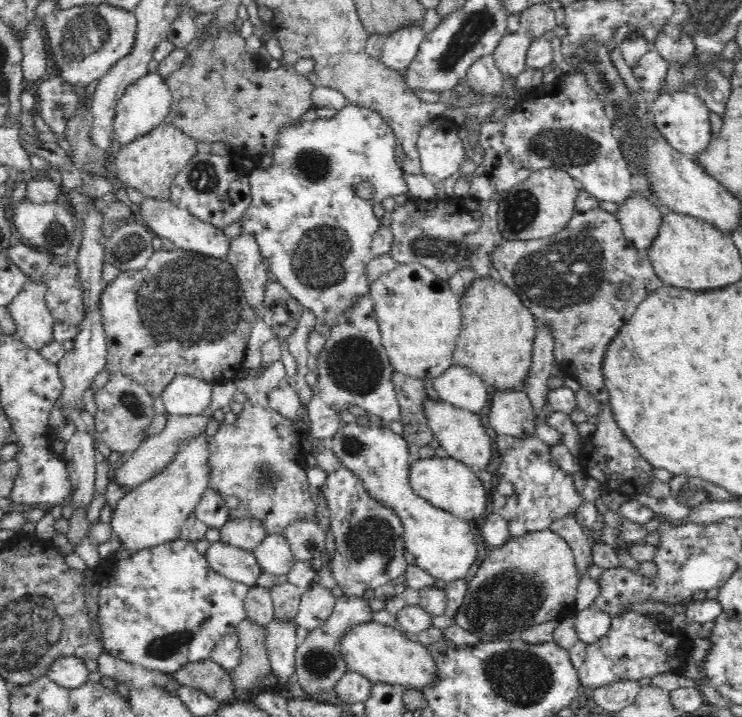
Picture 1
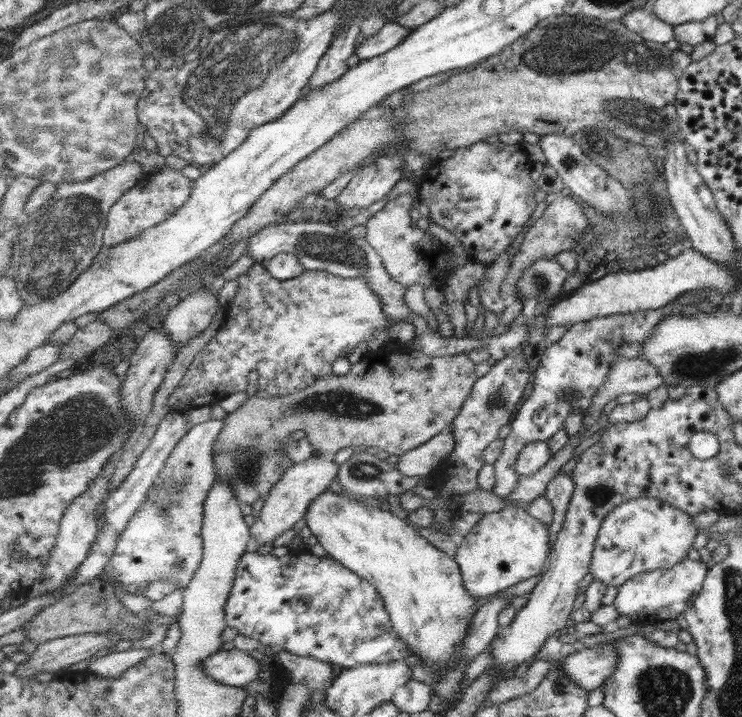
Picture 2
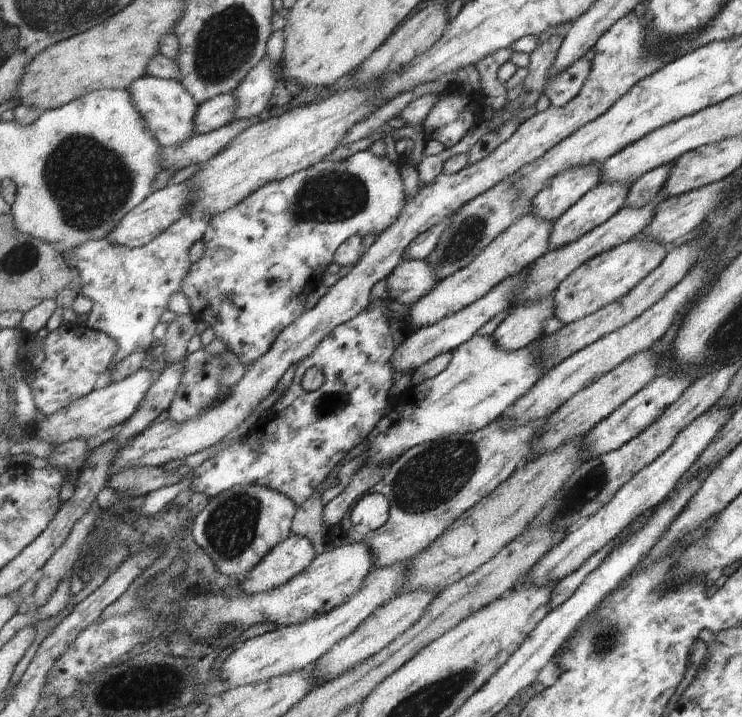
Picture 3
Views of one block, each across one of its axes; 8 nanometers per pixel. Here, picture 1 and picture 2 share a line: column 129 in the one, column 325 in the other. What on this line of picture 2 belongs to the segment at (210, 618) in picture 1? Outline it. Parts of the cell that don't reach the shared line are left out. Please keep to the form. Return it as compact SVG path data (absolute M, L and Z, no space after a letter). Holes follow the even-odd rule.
M247 552L243 558L240 566L238 567L238 578L235 579L235 584L233 590L231 590L231 596L227 600L225 606L225 613L227 613L226 621L230 628L235 628L237 632L245 637L252 637L261 642L263 647L268 647L272 645L278 650L285 650L287 652L299 655L313 657L322 660L326 663L338 664L341 668L350 669L356 667L357 665L366 664L381 664L390 663L391 661L415 658L413 652L409 650L407 644L397 635L394 630L394 625L391 622L391 616L387 612L387 608L383 602L383 598L380 592L369 582L367 579L361 578L354 571L349 570L339 563L336 559L331 556L326 556L325 558L317 558L315 554L293 554L289 552L286 556L277 558L273 554L257 554L256 552Z

